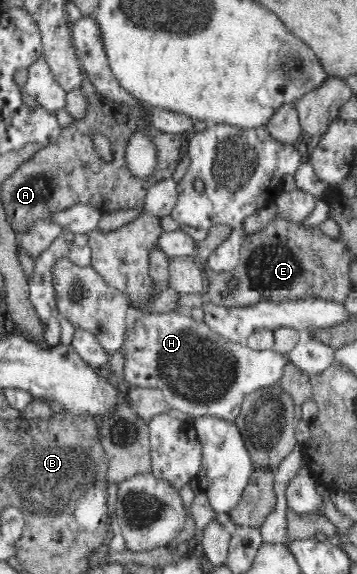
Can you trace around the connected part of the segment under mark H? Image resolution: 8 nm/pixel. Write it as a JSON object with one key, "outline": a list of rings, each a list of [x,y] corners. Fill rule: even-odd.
{"outline":[[[171,311],[147,313],[129,322],[125,343],[121,346],[127,360],[122,375],[126,381],[136,387],[155,389],[163,393],[169,409],[183,412],[188,418],[211,416],[219,419],[235,421],[241,412],[241,403],[247,394],[253,394],[261,388],[278,386],[284,376],[288,364],[293,364],[301,373],[309,376],[324,376],[325,372],[333,368],[333,348],[317,340],[298,342],[287,352],[277,349],[252,349],[244,342],[235,342],[221,336],[207,321],[195,322],[187,311]]]}

